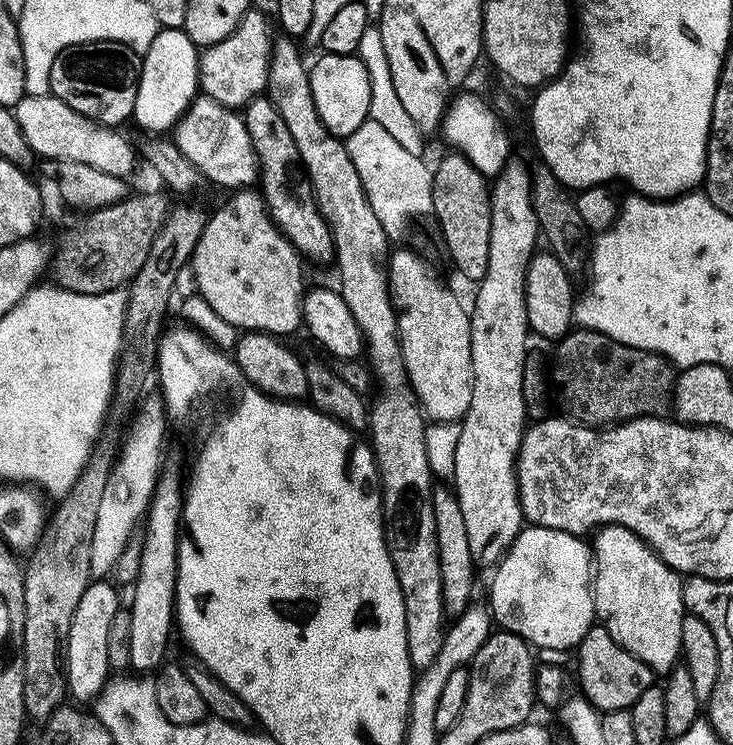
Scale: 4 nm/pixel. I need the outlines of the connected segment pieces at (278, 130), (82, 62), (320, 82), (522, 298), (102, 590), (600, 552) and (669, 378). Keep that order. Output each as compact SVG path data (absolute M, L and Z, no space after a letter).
M257 98L246 109L244 124L254 142L256 157L260 160L259 183L264 184L262 195L273 224L299 250L301 256L309 261L331 261L336 255L337 241L334 239L333 229L328 229L328 224L320 213L321 205L306 179L294 137L283 121L282 114L268 98Z
M103 40L81 44L59 55L51 71L51 95L66 102L88 120L113 130L133 119L138 102L138 86L144 69L144 57L130 46Z
M321 55L316 65L311 65L309 78L310 90L313 91L314 106L318 116L325 124L330 135L341 141L347 141L349 136L371 117L371 76L358 55L332 56Z
M509 163L507 170L501 176L495 177L494 187L492 188L492 221L490 222L490 270L486 270L486 278L479 281L478 288L480 293L476 296L476 309L471 309L472 317L472 357L474 358L474 402L470 410L462 421L462 438L458 438L458 454L456 455L456 474L454 477L454 491L462 506L462 515L466 517L466 534L470 534L470 554L474 554L474 562L477 569L495 570L500 567L505 556L512 548L512 543L517 540L520 533L526 527L524 511L520 505L520 481L516 479L516 458L520 455L520 443L524 440L524 434L529 427L530 419L528 416L527 400L524 397L524 368L527 366L530 357L528 351L528 311L526 310L526 278L528 277L528 267L532 257L537 255L538 247L536 243L541 243L542 229L536 211L532 205L532 173L529 165Z
M100 578L89 585L82 595L82 602L79 603L71 623L68 644L68 690L71 699L76 699L75 703L80 706L95 702L104 693L104 687L108 685L110 679L110 626L114 626L114 618L118 618L122 604L120 604L119 590L114 585L107 584L108 582L107 579Z
M613 524L601 528L594 539L594 595L596 598L596 619L599 627L606 629L610 638L622 646L638 662L650 666L657 677L667 678L676 668L681 667L682 622L686 615L684 606L684 580L681 573L673 570L638 534Z
M573 330L555 345L556 361L552 364L550 384L556 387L556 396L567 415L577 424L589 426L615 426L629 420L639 420L642 416L663 417L664 412L673 407L674 385L677 373L673 365L663 356L653 352L634 350L622 346L600 332Z

